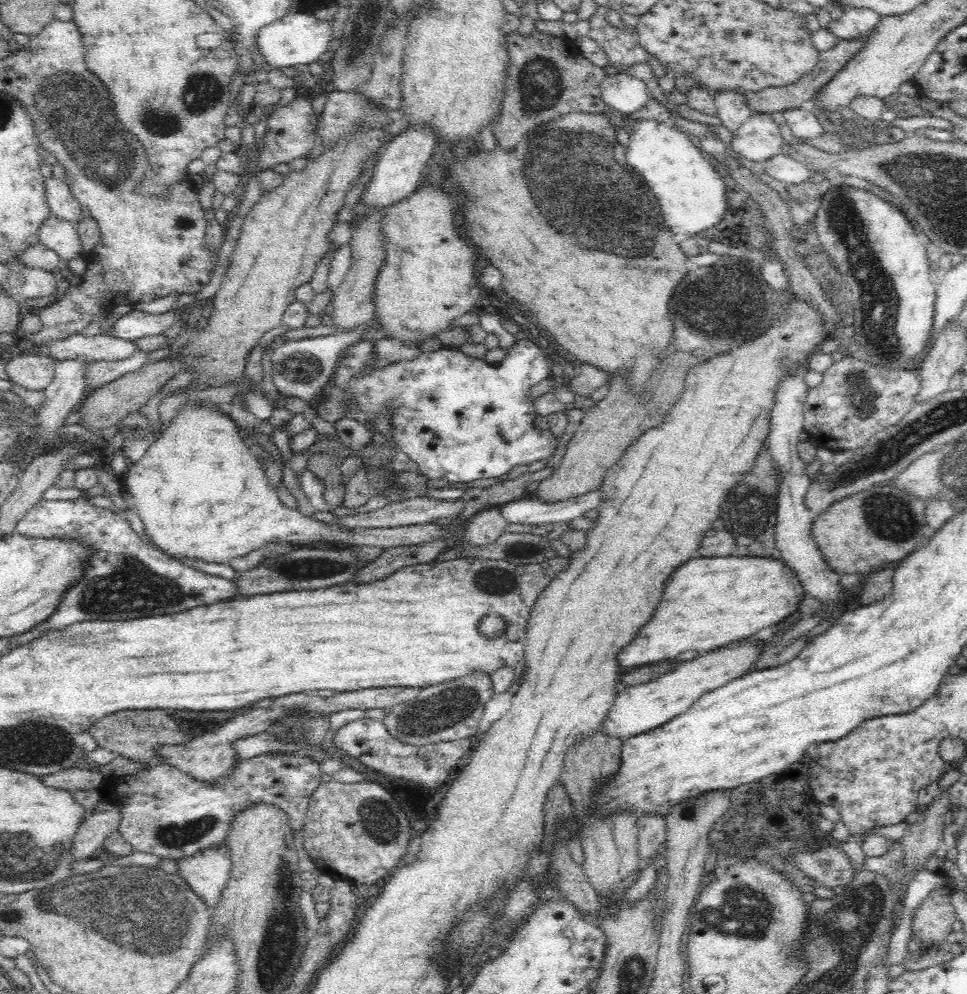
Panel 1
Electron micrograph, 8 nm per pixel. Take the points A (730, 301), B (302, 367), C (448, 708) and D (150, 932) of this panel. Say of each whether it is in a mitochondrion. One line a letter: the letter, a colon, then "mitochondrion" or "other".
A: mitochondrion
B: mitochondrion
C: mitochondrion
D: mitochondrion

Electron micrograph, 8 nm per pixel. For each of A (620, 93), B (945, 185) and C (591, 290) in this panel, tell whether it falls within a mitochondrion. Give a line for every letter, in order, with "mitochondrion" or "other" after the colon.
A: other
B: mitochondrion
C: other

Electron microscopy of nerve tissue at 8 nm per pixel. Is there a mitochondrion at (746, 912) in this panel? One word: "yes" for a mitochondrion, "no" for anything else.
yes

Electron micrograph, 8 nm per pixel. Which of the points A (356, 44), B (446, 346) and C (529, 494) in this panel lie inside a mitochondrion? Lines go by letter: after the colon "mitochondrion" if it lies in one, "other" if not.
A: mitochondrion
B: other
C: other

